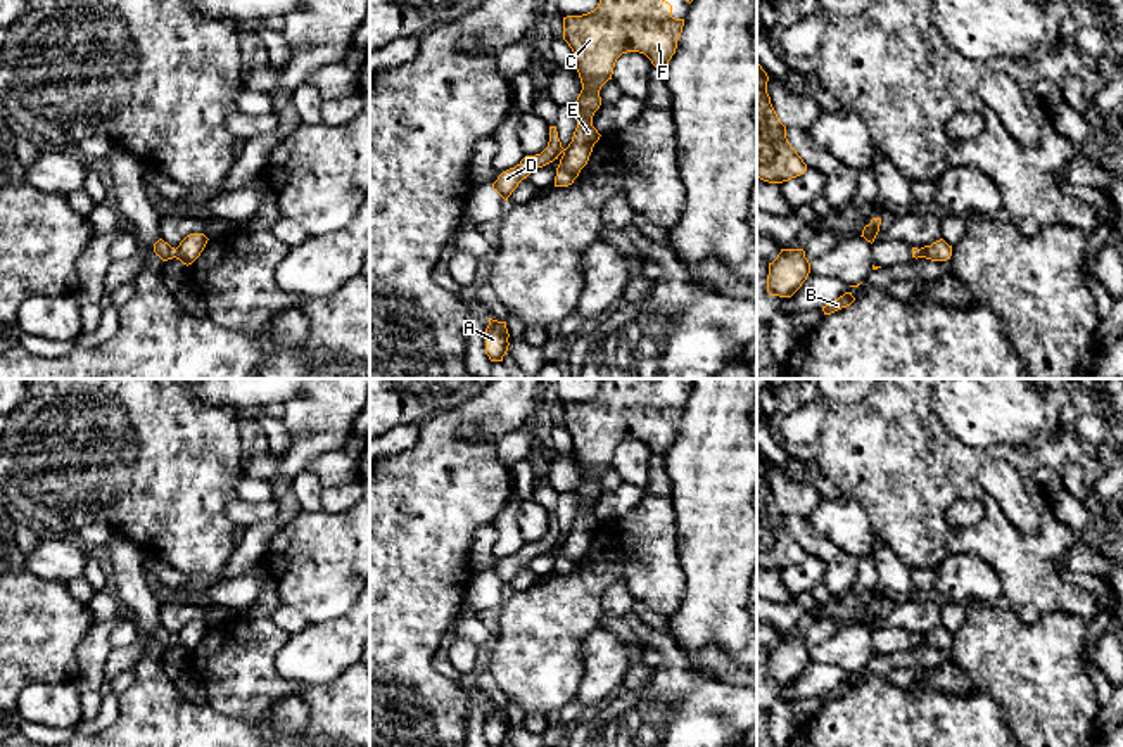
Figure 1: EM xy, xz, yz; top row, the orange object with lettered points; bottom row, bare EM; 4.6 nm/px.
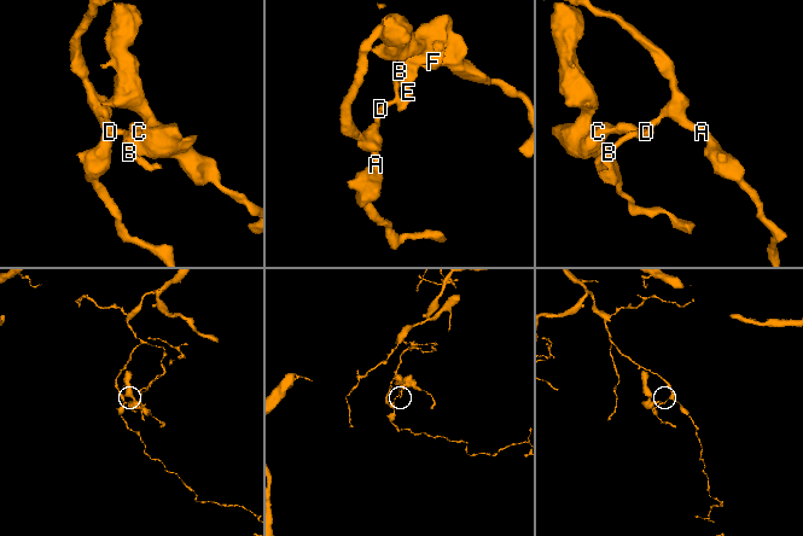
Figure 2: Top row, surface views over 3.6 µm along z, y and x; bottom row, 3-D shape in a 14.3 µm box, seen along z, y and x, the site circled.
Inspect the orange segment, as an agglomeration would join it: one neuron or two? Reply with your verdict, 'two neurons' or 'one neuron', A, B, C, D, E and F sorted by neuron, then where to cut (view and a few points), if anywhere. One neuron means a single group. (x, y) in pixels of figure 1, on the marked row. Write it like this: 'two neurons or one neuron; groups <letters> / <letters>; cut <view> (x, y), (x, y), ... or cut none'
two neurons; groups A B D / C E F; cut xy (175, 249), (177, 256)

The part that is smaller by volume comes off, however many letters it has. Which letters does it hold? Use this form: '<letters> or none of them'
C, E, F

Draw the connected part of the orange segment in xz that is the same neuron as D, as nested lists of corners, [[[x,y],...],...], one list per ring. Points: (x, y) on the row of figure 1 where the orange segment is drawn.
[[[549,126],[548,147],[536,156],[525,156],[515,168],[503,171],[492,183],[492,188],[504,199],[518,187],[518,183],[527,178],[534,169],[542,168],[563,152],[562,142],[558,138],[556,126]]]

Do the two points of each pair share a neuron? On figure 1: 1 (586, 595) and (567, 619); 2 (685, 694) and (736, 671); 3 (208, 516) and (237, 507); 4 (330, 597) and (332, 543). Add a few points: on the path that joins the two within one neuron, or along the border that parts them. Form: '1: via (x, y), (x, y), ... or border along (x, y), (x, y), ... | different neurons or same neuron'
1: via (581, 600), (567, 614) | same neuron
2: border along (716, 678), (738, 687) | different neurons
3: border along (237, 497), (227, 505), (227, 516), (235, 524) | different neurons
4: via (330, 583), (332, 557) | same neuron

